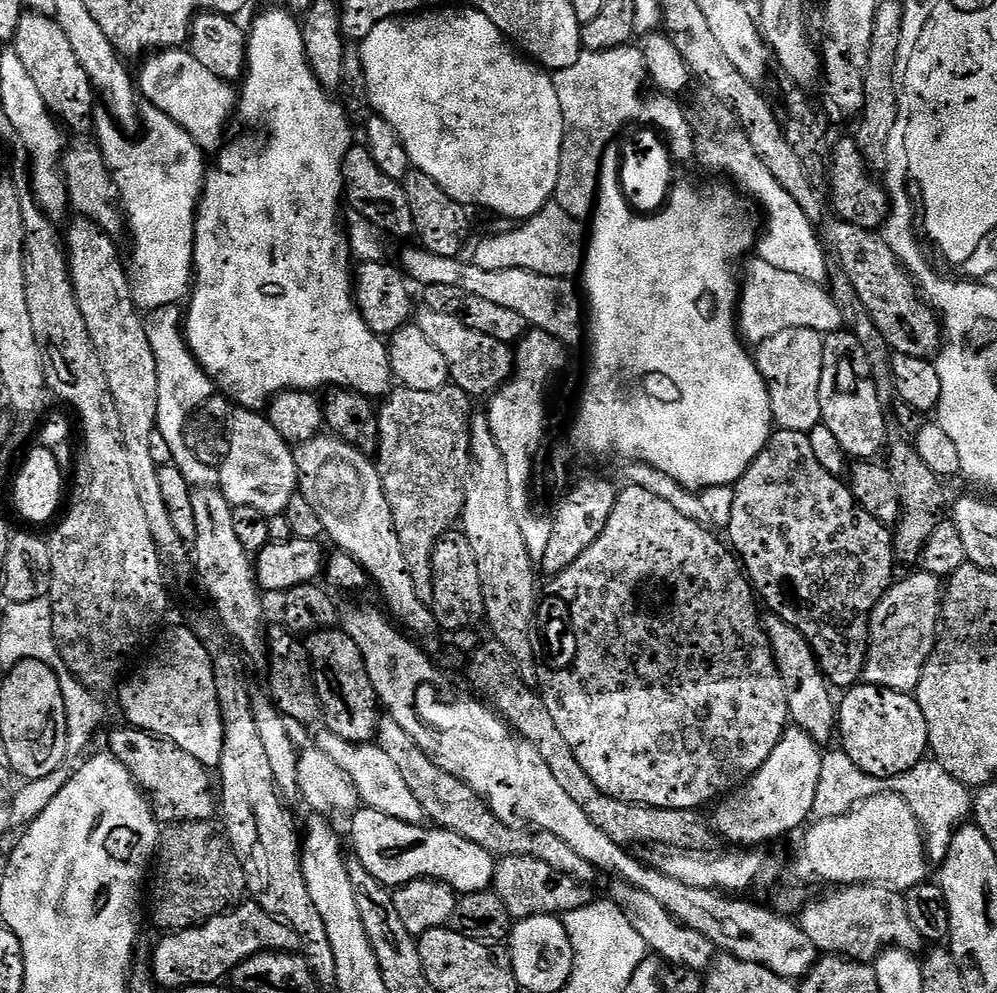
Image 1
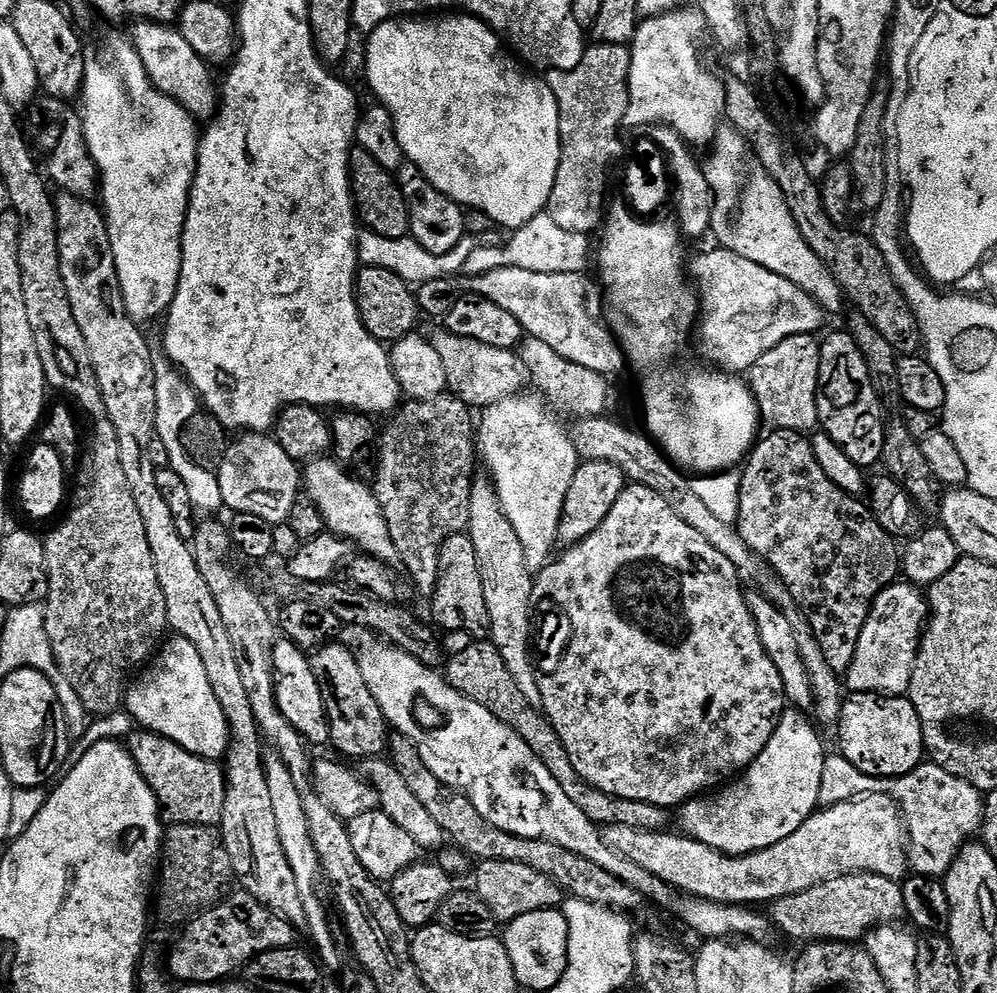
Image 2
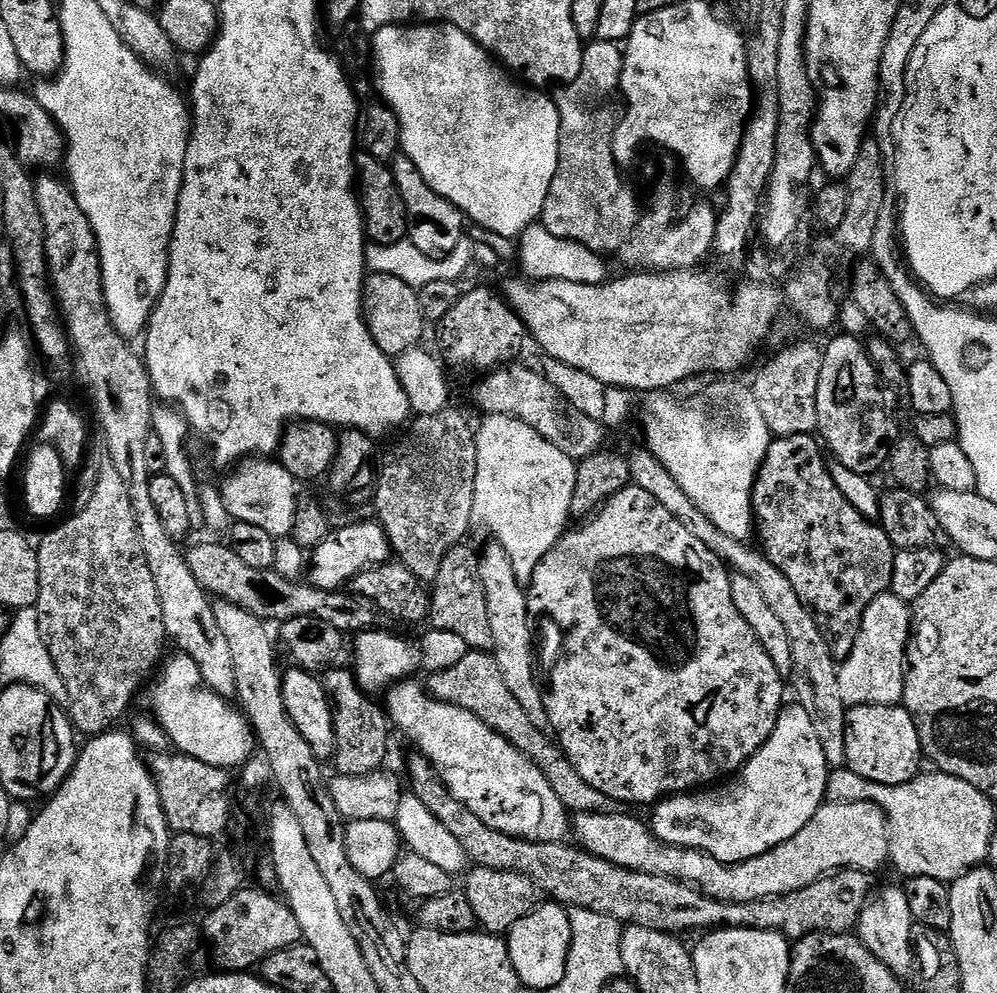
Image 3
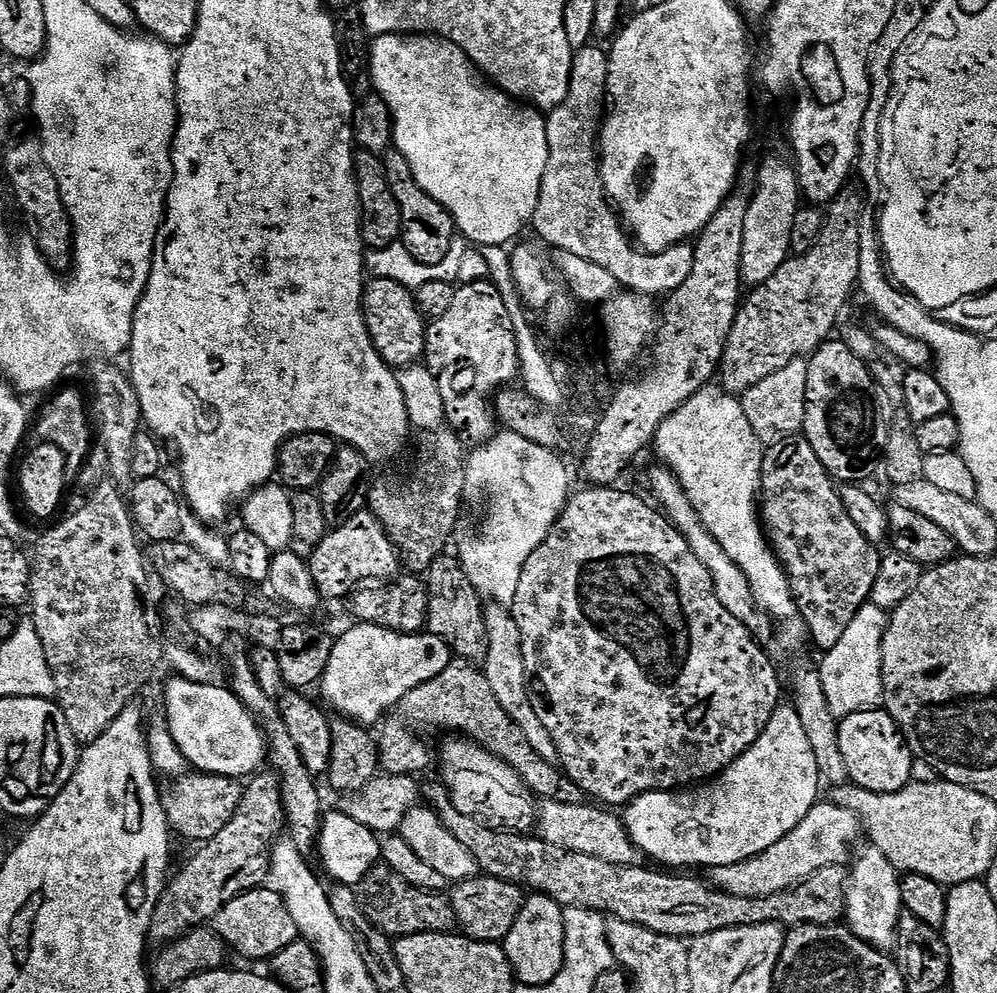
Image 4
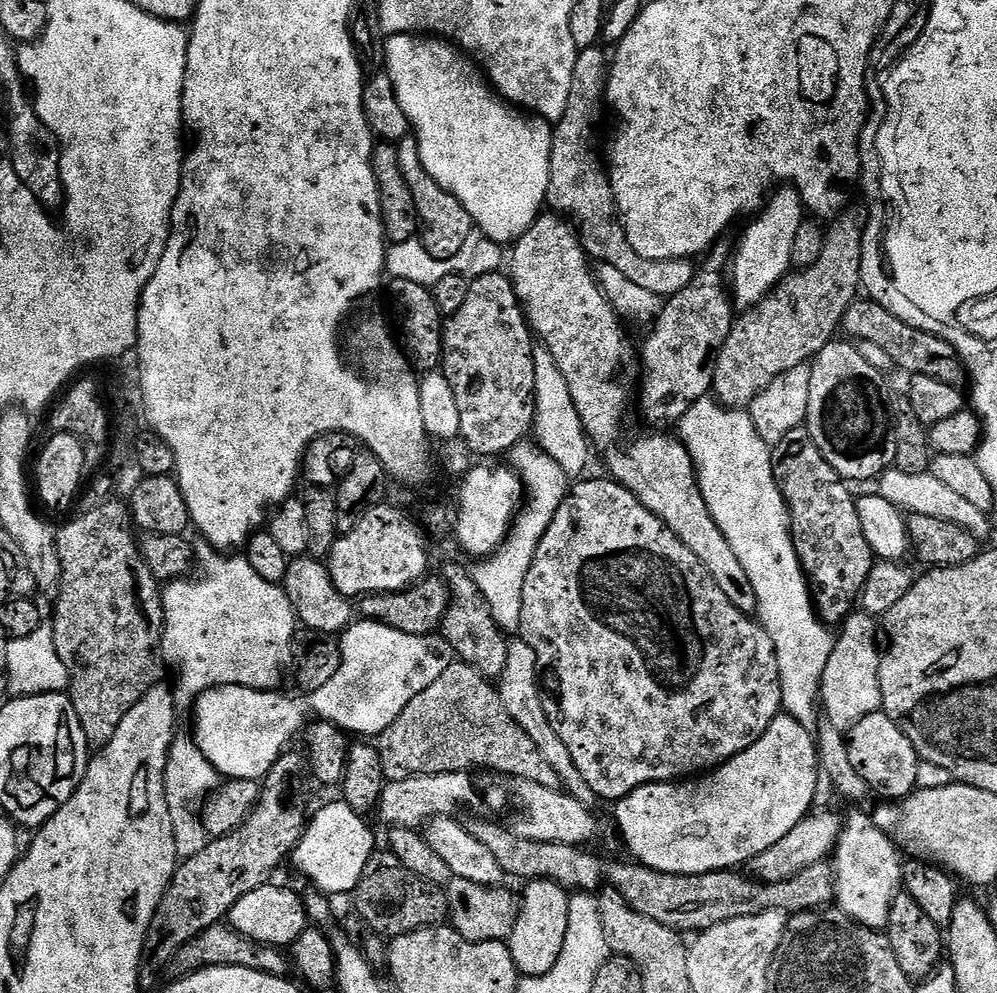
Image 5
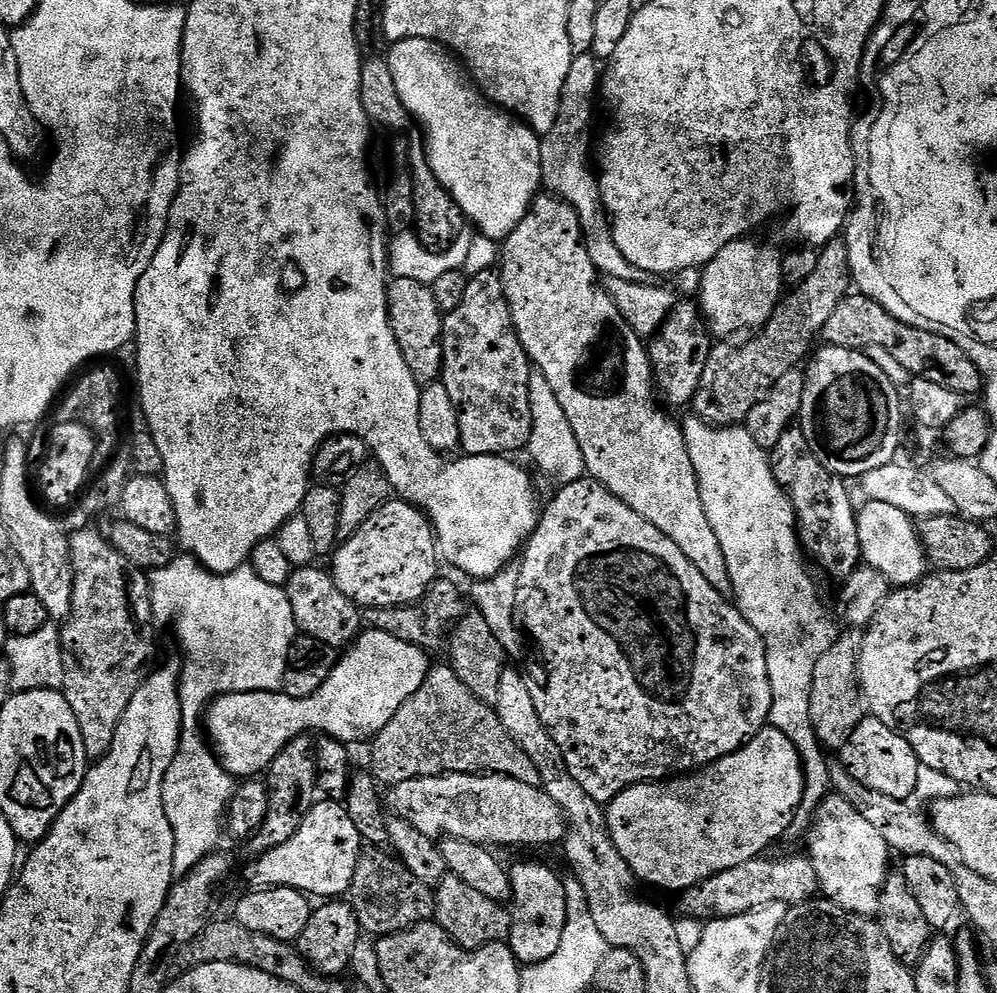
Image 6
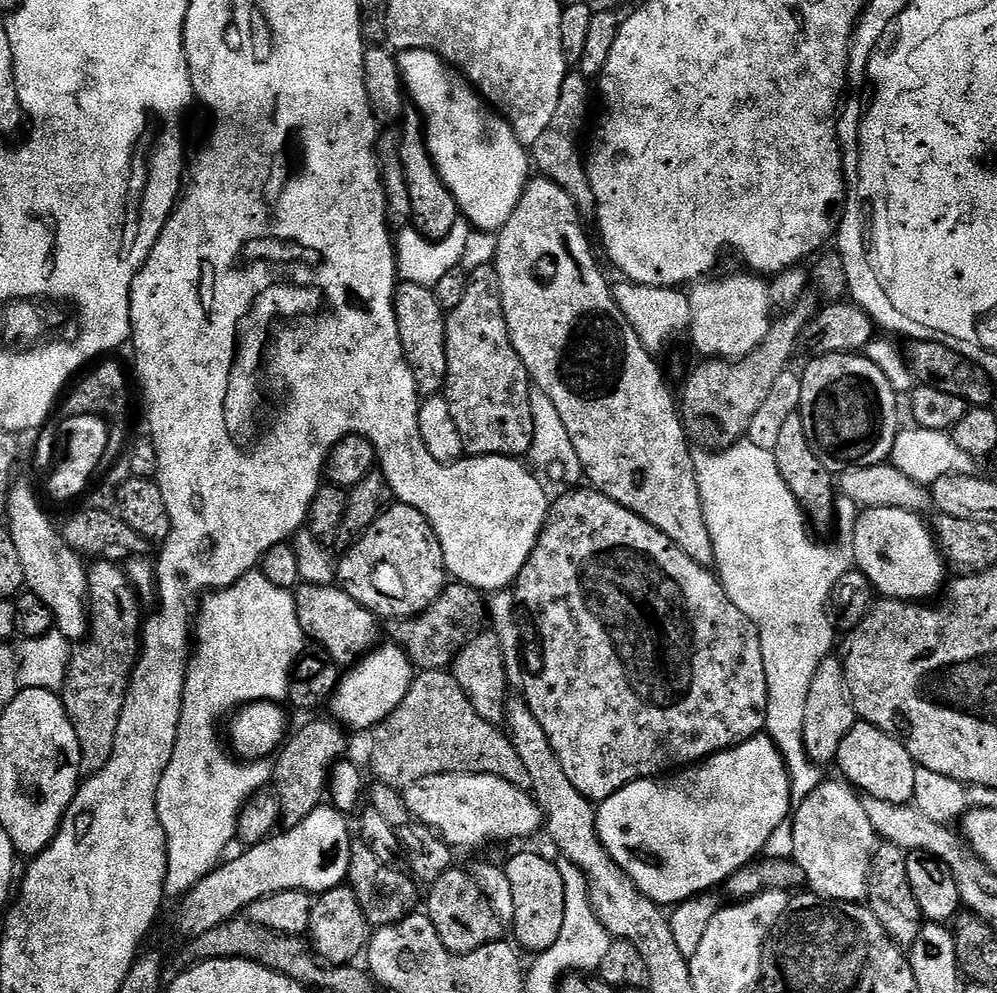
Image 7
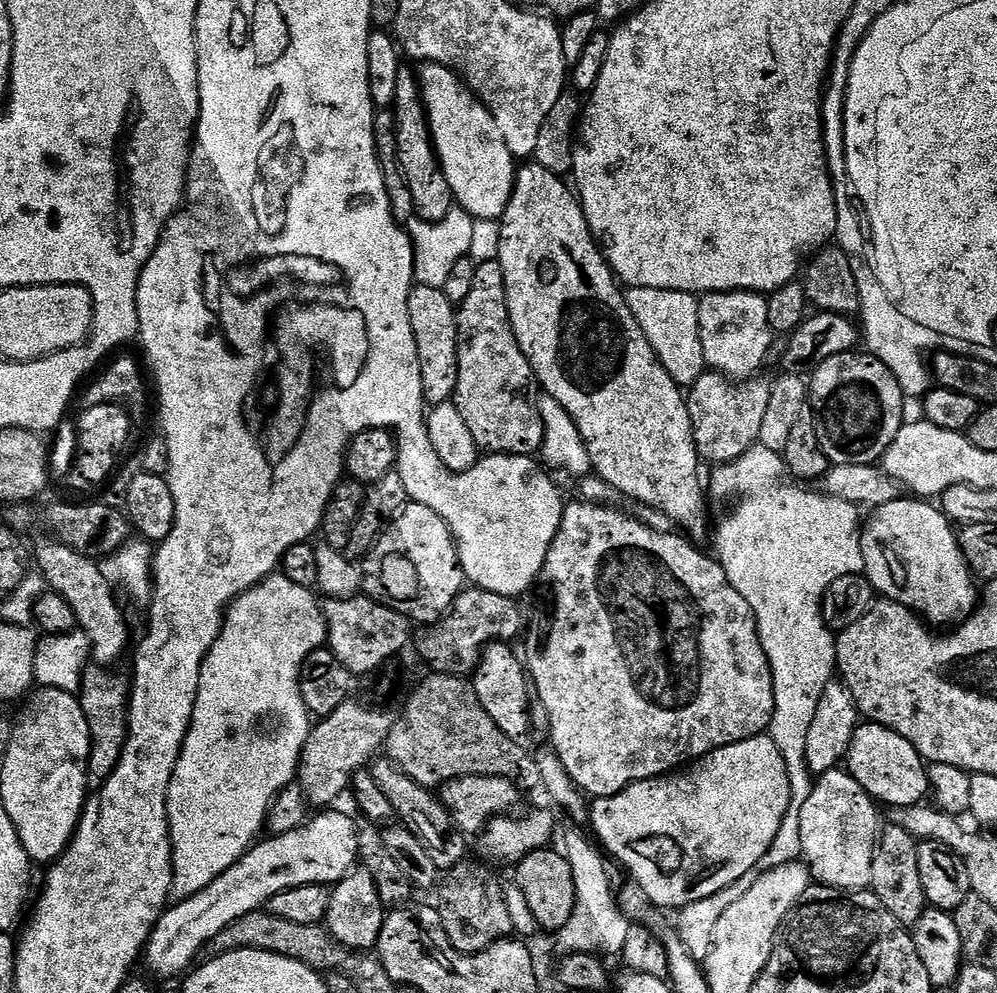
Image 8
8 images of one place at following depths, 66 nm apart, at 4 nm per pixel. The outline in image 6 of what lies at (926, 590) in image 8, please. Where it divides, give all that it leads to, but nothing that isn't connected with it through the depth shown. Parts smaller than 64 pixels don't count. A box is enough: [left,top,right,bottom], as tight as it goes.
[856,500,926,586]

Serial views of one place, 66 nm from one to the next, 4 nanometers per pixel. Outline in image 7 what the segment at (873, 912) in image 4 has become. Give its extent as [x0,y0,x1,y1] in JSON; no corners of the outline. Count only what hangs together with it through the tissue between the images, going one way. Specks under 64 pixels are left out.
[791,782,878,902]

